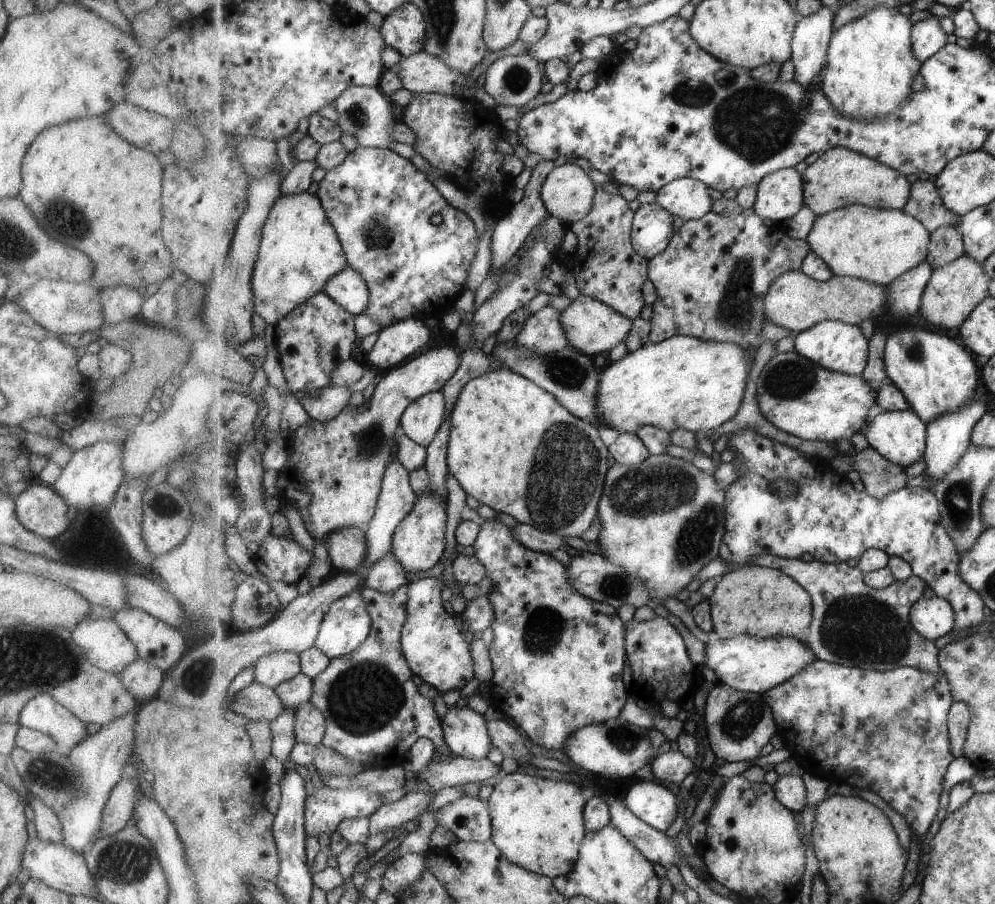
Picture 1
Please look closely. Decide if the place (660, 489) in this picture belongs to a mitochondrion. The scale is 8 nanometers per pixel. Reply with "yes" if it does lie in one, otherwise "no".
yes

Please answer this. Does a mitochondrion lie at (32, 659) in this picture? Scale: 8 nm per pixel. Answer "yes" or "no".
yes

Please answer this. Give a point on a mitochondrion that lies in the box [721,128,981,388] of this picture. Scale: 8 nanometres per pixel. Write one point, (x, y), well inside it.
(914, 357)

